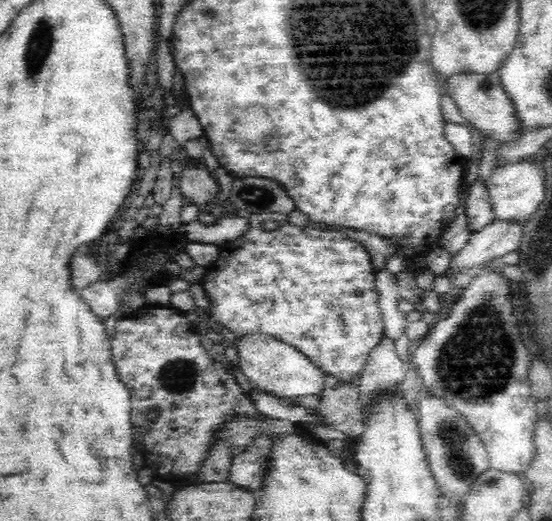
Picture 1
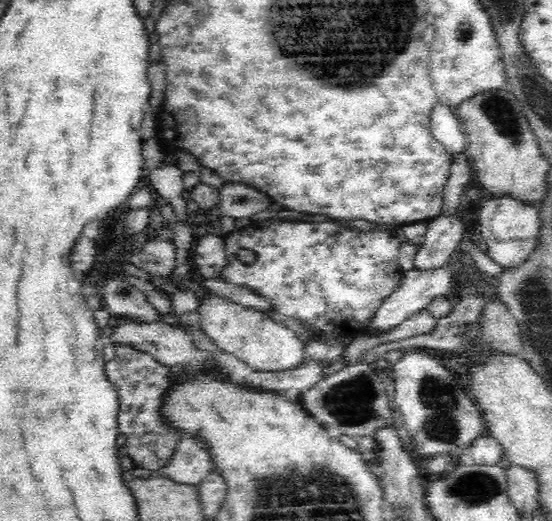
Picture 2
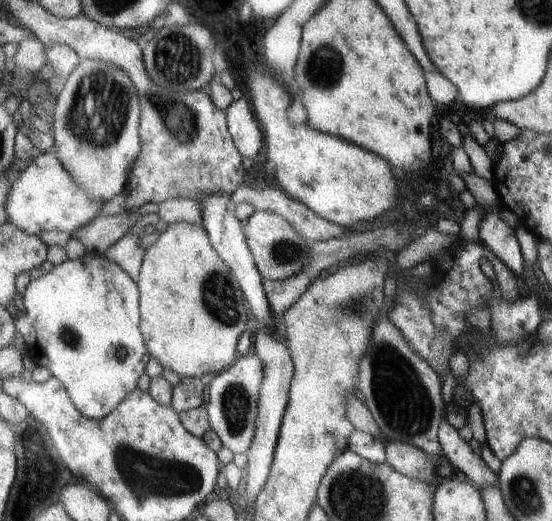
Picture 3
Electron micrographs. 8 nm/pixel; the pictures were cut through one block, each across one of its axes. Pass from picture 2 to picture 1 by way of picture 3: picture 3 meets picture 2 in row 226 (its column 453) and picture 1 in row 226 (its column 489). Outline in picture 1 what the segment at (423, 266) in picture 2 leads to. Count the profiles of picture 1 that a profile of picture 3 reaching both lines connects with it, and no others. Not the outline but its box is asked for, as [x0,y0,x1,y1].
[465,178,495,232]

